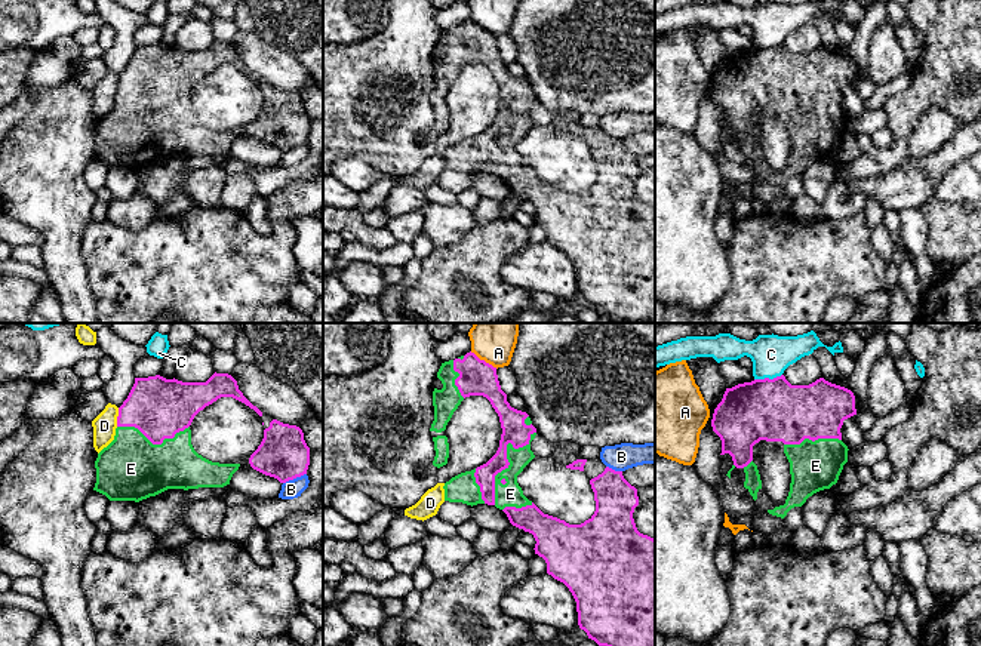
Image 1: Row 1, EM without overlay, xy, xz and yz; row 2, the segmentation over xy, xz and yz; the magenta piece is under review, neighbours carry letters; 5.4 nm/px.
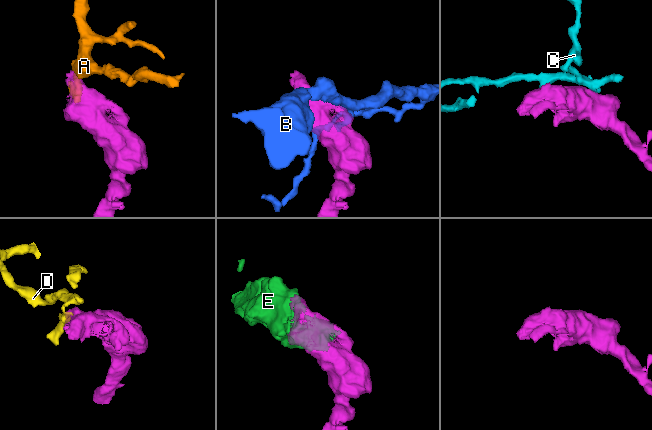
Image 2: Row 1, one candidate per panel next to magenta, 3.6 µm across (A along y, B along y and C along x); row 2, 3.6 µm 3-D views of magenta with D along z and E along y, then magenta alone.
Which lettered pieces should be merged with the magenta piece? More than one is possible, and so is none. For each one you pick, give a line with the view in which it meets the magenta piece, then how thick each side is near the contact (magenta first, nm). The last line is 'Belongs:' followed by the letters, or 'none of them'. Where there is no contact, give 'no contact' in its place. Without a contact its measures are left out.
E: meets magenta in xz; 140 nm thick on the magenta side, 130 nm on the other
Belongs: E

